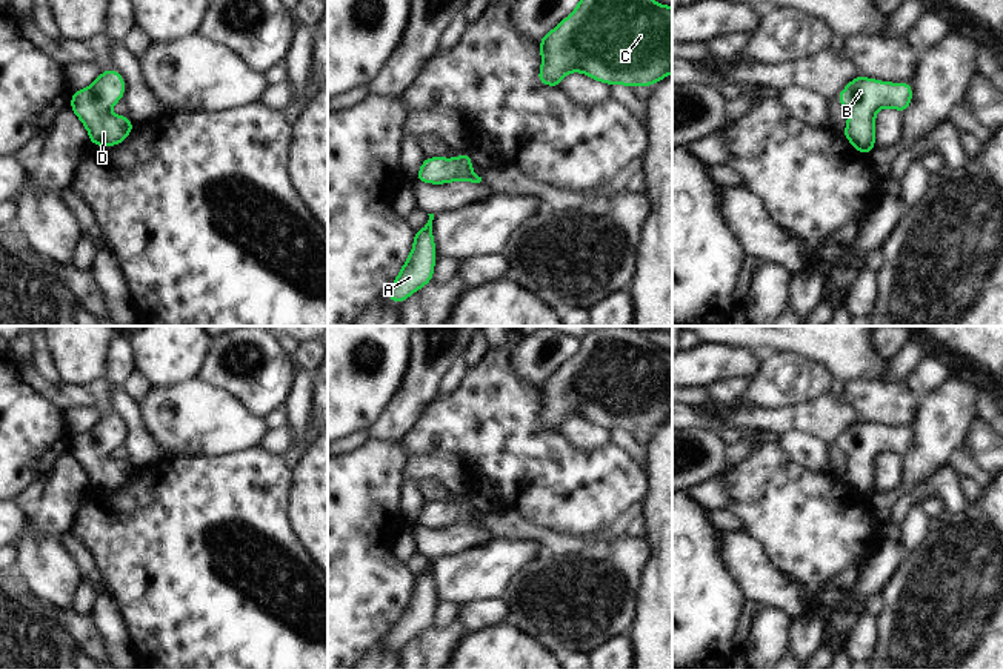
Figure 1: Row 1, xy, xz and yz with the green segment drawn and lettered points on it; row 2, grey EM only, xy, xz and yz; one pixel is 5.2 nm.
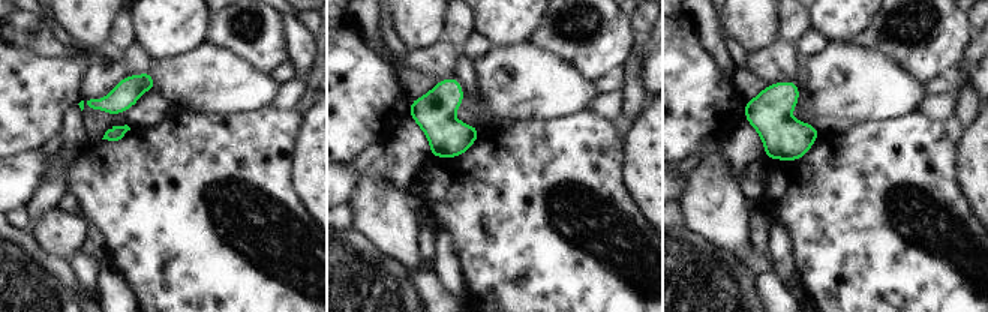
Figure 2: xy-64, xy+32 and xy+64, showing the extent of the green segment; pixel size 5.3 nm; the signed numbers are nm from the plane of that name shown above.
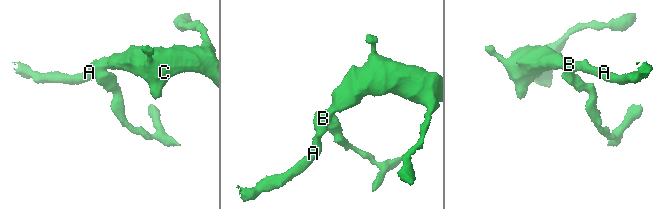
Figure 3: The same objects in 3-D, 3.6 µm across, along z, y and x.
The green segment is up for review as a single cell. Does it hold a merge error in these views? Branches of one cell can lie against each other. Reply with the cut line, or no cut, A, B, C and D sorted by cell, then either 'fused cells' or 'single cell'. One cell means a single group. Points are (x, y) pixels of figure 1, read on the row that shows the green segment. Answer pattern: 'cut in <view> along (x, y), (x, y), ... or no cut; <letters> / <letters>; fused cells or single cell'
no cut; A B C D; single cell

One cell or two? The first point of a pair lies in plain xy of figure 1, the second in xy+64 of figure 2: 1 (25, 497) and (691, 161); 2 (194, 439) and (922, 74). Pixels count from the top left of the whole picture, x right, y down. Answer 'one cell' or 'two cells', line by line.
1: one cell
2: two cells

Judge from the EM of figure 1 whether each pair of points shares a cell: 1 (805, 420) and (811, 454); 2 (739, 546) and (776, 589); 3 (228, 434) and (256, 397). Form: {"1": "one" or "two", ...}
{"1": "two", "2": "one", "3": "two"}

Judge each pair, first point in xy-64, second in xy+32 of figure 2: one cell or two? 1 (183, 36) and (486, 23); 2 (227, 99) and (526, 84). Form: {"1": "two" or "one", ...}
{"1": "one", "2": "one"}

